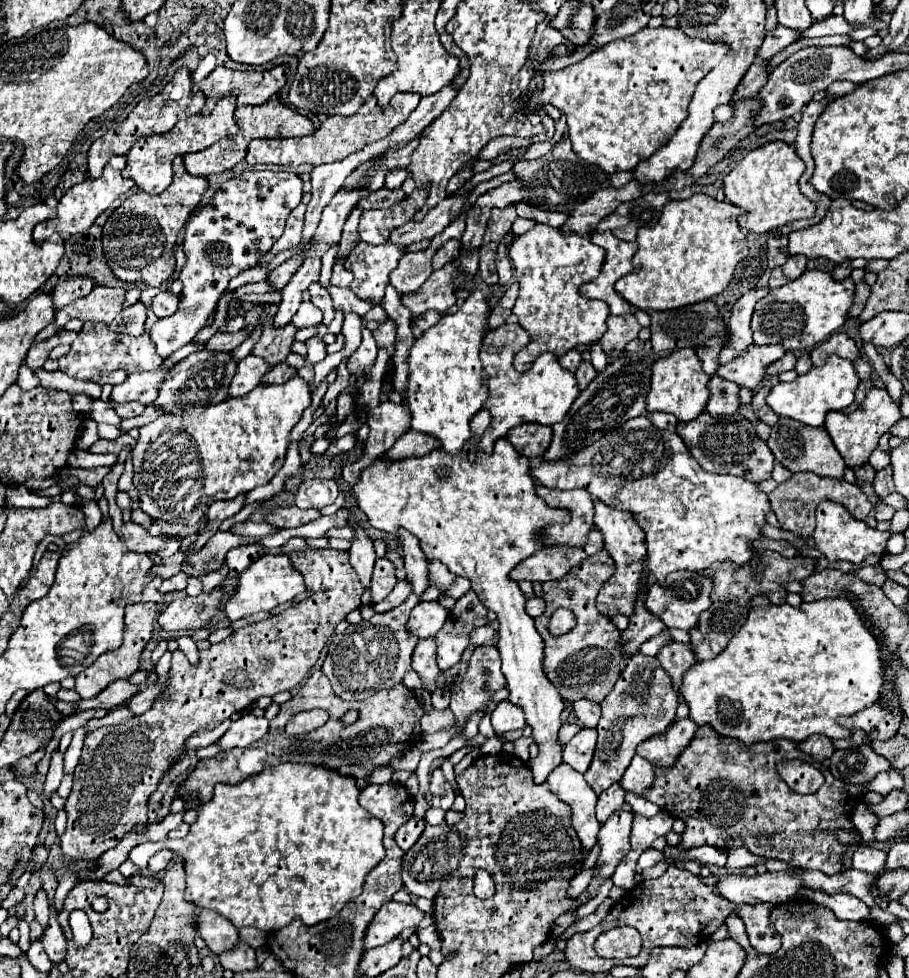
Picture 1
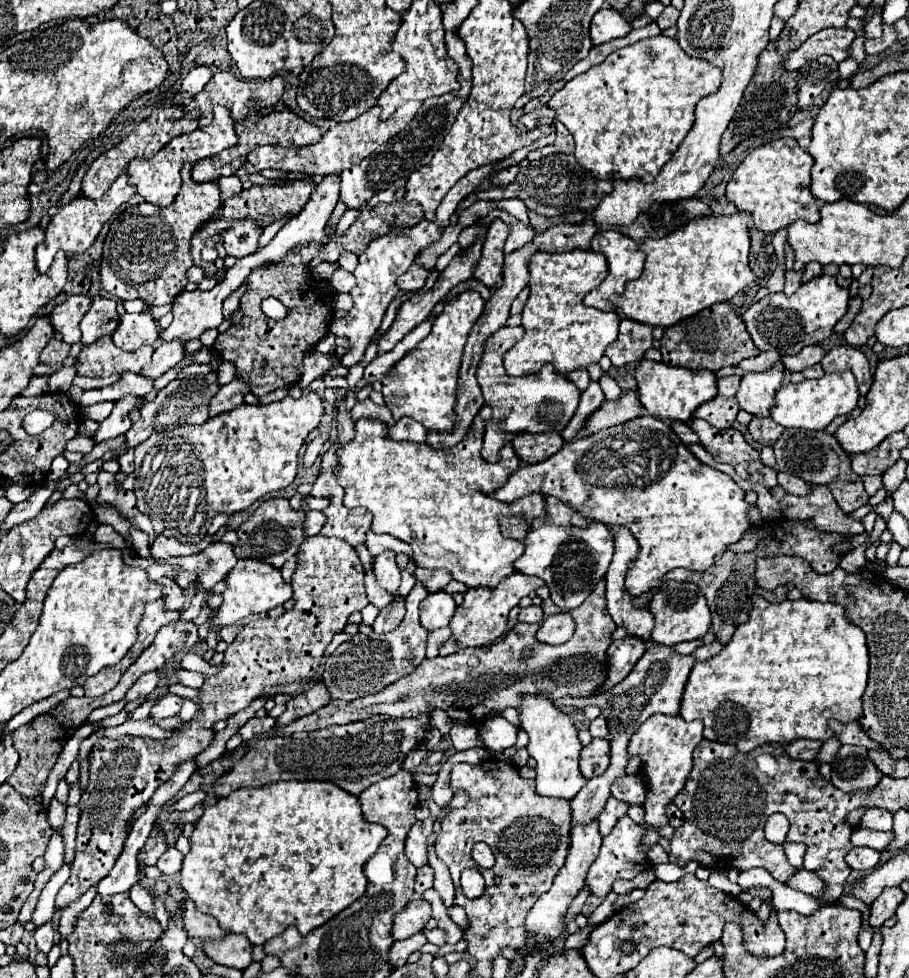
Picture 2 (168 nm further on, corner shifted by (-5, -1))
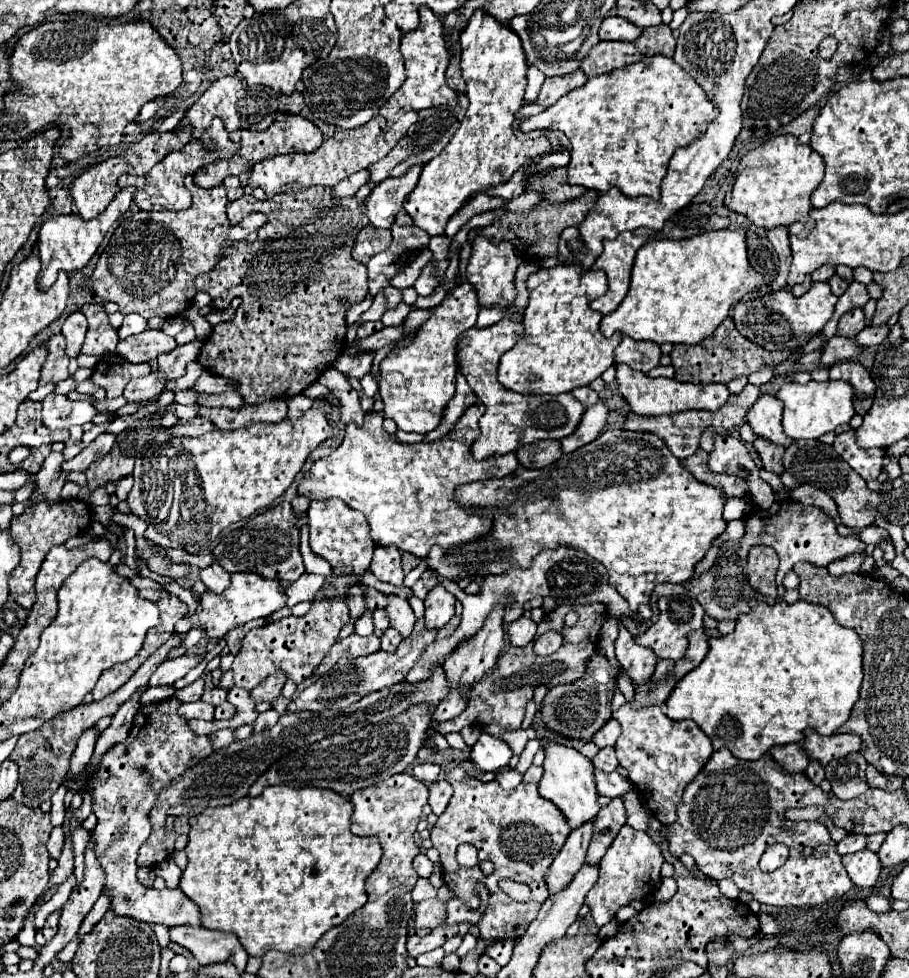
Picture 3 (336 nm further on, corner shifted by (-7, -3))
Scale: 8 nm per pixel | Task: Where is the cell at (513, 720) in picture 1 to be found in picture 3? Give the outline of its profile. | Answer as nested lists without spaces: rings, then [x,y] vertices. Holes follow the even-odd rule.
[[[482,733],[478,743],[470,751],[470,761],[484,773],[502,771],[500,767],[506,767],[510,757],[512,757],[512,749],[504,741],[488,733]]]

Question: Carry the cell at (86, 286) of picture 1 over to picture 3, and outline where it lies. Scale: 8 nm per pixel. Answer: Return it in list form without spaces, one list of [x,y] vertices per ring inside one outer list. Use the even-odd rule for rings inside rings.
[[[80,311],[72,313],[64,325],[62,325],[62,335],[66,337],[66,355],[68,357],[78,357],[80,347],[84,343],[84,335],[86,335],[86,321],[84,315]]]

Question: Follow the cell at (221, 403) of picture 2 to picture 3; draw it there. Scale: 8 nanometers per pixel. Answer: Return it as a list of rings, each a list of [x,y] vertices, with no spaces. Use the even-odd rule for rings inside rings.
[[[194,417],[194,419],[190,419],[188,423],[184,423],[184,425],[174,425],[174,427],[170,427],[170,435],[172,437],[198,437],[198,435],[202,435],[202,433],[206,433],[206,431],[212,431],[214,429],[214,425],[208,421],[208,419],[204,419],[204,417]]]

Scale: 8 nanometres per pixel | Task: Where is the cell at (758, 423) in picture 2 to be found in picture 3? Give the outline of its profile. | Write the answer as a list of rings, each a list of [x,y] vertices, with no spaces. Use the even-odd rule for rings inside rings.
[[[760,437],[754,441],[754,449],[758,451],[762,459],[762,467],[766,471],[772,471],[776,475],[784,473],[784,465],[782,465],[784,451],[782,449],[776,449],[776,445],[768,445],[768,441],[760,441]]]

